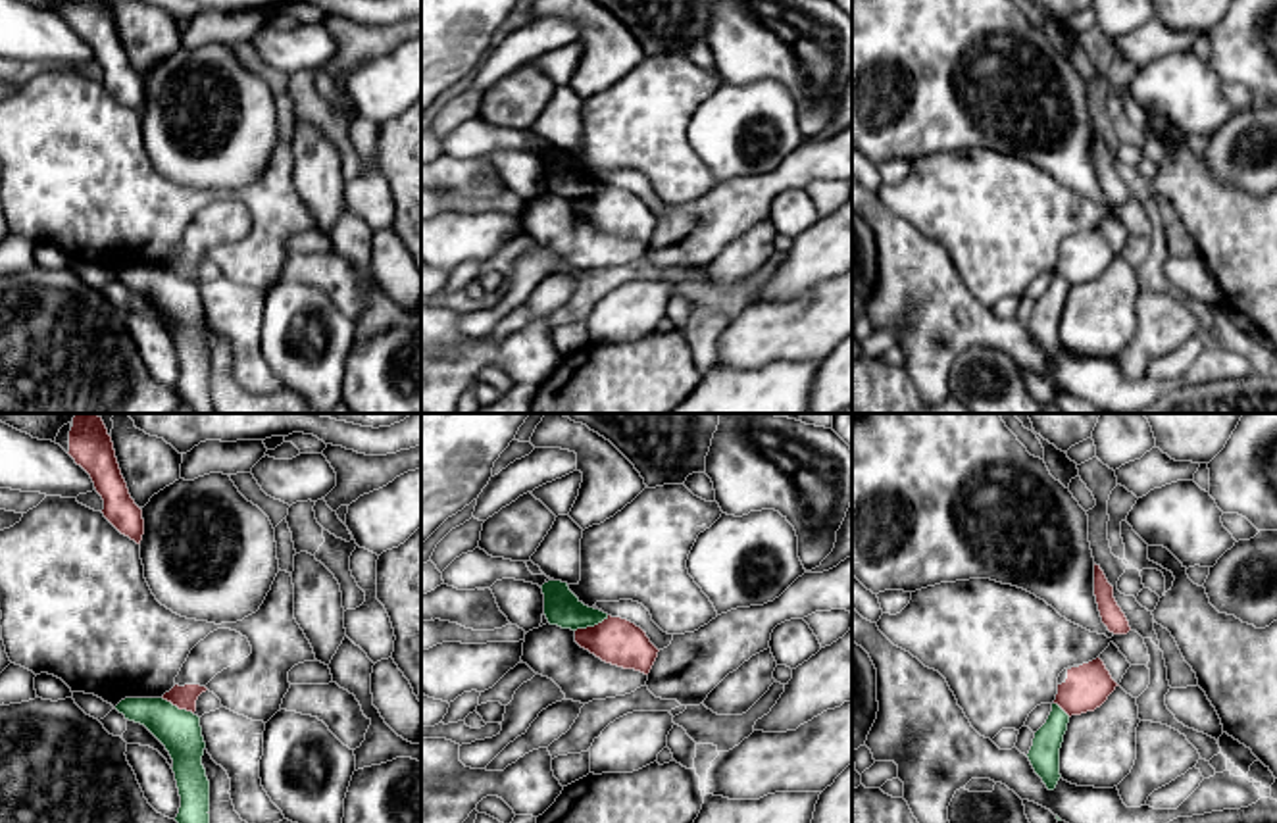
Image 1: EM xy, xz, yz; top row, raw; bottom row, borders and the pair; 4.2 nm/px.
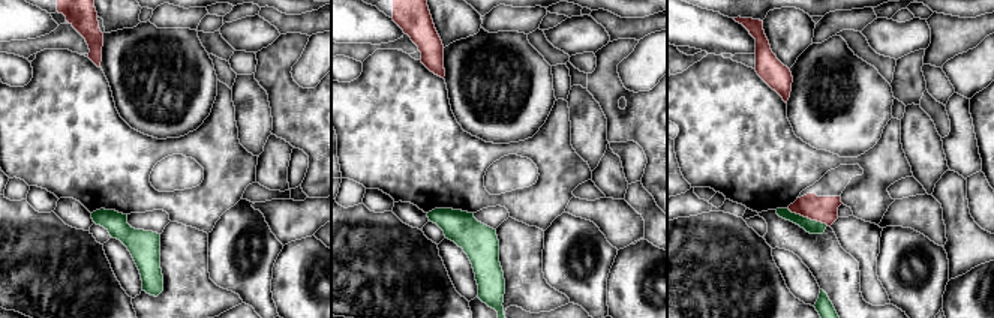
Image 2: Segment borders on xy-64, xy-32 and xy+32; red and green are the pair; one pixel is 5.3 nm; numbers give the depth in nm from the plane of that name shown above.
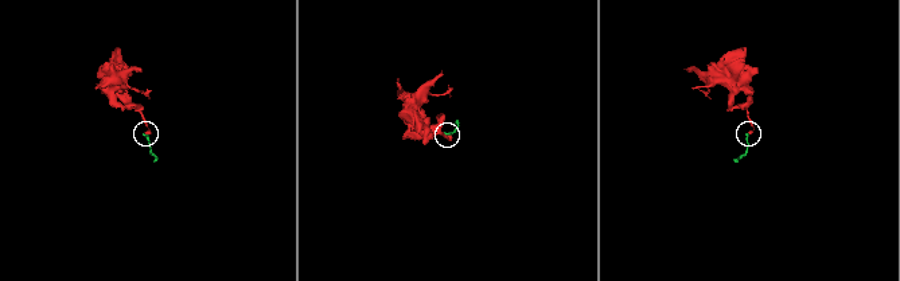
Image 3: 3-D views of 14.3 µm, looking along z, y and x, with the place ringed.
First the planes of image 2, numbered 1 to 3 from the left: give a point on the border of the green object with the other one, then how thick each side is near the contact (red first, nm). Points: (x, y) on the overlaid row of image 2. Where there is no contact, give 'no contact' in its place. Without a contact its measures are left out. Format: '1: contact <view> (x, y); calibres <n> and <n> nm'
1: no contact
2: no contact
3: contact xy+32 (808, 218); calibres 140 and 80 nm

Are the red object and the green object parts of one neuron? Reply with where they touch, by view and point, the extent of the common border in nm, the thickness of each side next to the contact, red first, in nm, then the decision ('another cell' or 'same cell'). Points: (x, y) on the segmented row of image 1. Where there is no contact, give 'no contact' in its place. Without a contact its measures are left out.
meets red in xz at (591, 627); contact 160 nm long; 200 nm thick on the red side, 150 nm on the other; another cell

